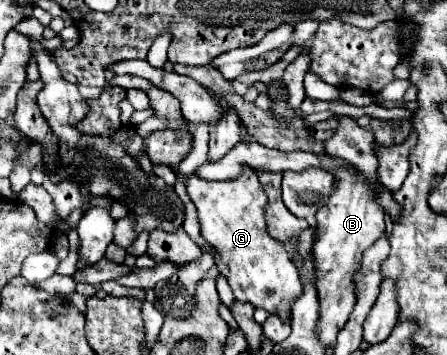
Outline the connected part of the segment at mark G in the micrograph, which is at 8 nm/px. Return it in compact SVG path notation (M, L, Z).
M242 170L238 178L224 182L202 180L196 172L186 178L186 192L198 210L202 236L220 252L228 266L228 284L236 300L252 302L256 308L266 308L282 318L290 316L292 302L300 296L298 268L288 258L284 246L276 242L264 222L266 194L260 192L258 176L252 170Z

